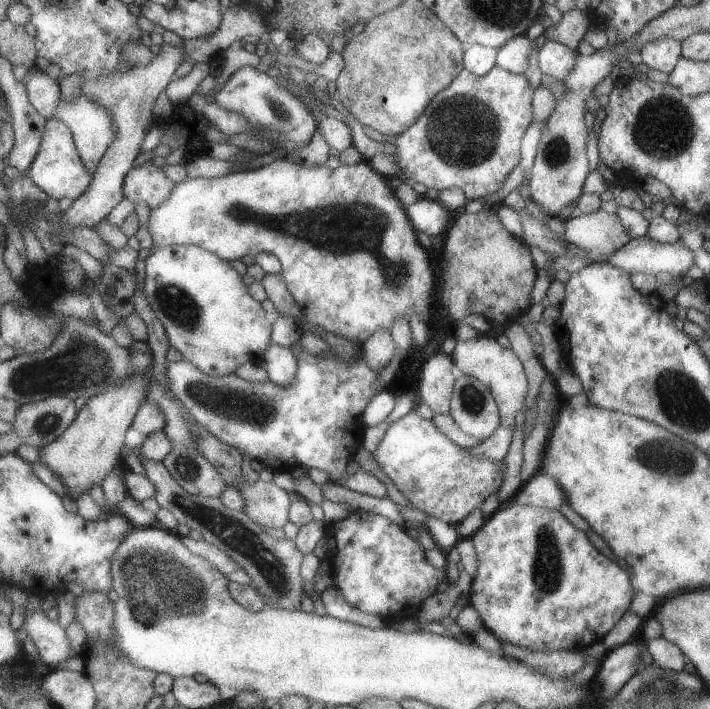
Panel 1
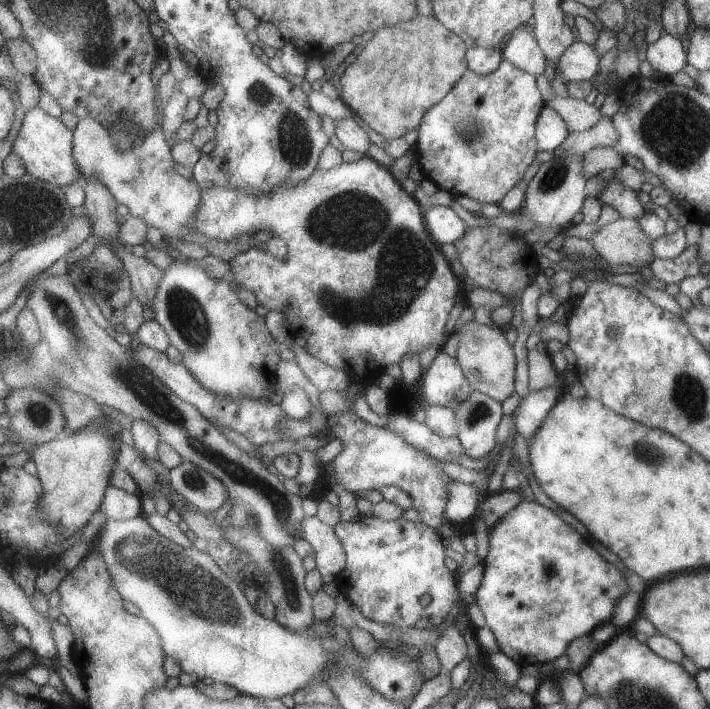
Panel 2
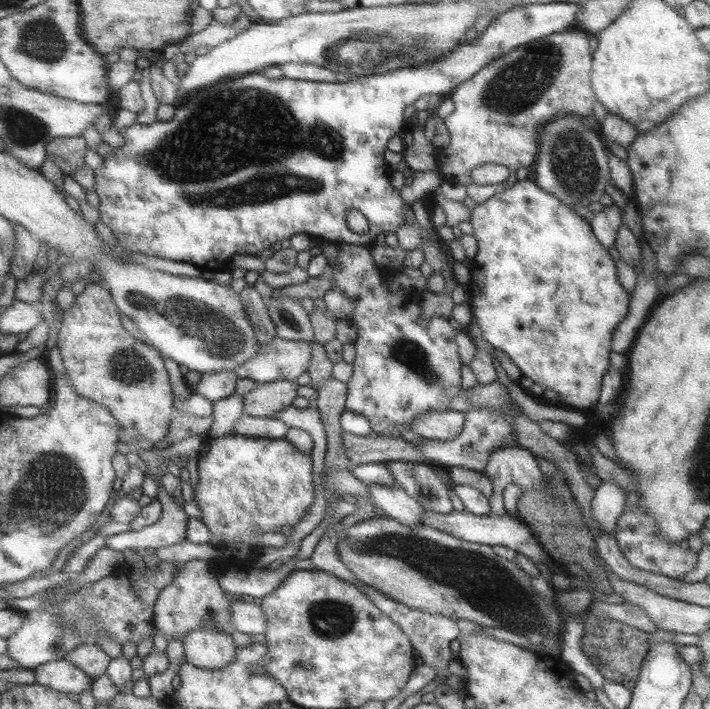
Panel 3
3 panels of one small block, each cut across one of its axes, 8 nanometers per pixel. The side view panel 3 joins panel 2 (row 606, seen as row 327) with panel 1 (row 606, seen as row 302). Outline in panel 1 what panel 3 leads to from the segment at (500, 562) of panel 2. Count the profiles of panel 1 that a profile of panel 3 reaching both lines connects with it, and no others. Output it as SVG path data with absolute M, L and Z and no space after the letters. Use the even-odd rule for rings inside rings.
M509 504L498 508L495 512L490 514L485 523L479 528L476 533L470 536L477 550L478 567L477 574L473 578L471 589L468 594L469 603L480 614L483 626L490 632L493 632L502 643L510 643L523 649L530 649L531 651L552 652L560 650L580 651L585 646L596 644L596 642L603 642L603 638L616 626L616 623L624 616L624 613L629 610L630 603L635 597L636 590L628 578L628 572L620 568L621 564L608 560L606 556L602 556L586 538L584 532L574 527L572 523L560 513L558 509L543 509L540 507L530 505Z

